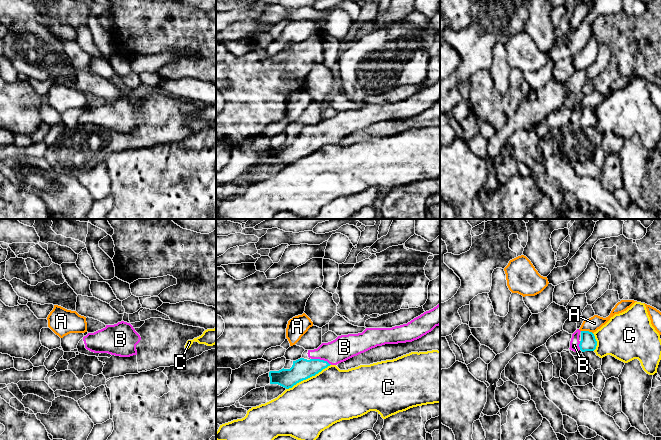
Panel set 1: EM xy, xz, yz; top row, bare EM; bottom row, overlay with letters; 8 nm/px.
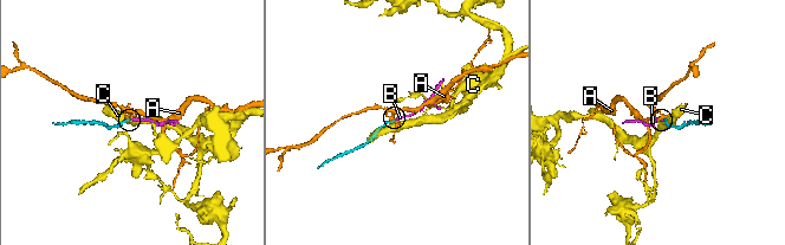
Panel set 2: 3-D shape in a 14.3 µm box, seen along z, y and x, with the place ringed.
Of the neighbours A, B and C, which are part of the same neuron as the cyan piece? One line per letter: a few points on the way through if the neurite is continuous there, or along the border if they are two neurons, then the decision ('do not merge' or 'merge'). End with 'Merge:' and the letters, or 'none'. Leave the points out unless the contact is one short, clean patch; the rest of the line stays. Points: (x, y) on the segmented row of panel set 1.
A: along yz (581, 330), (587, 330), (592, 333) | do not merge
B: across xz (302, 369), (310, 368), (321, 360), (327, 354), (344, 347) | merge
C: along xz (330, 364), (314, 375), (286, 389) | do not merge
Merge: B

